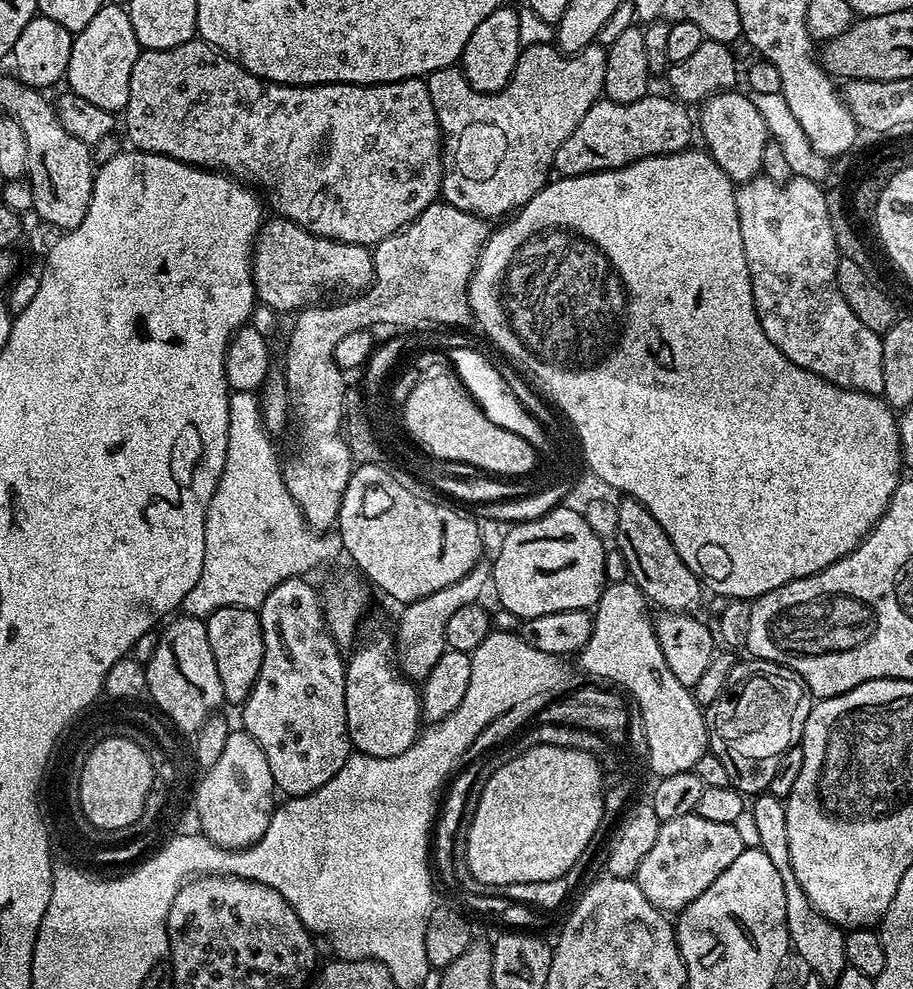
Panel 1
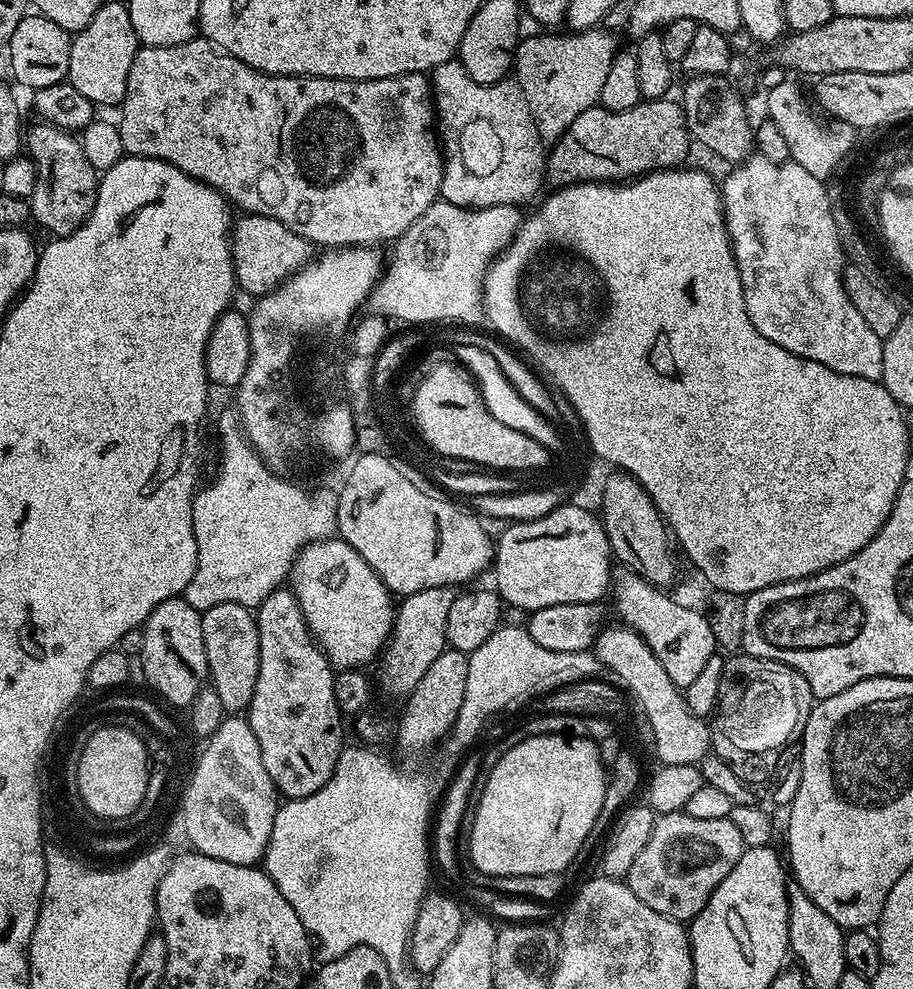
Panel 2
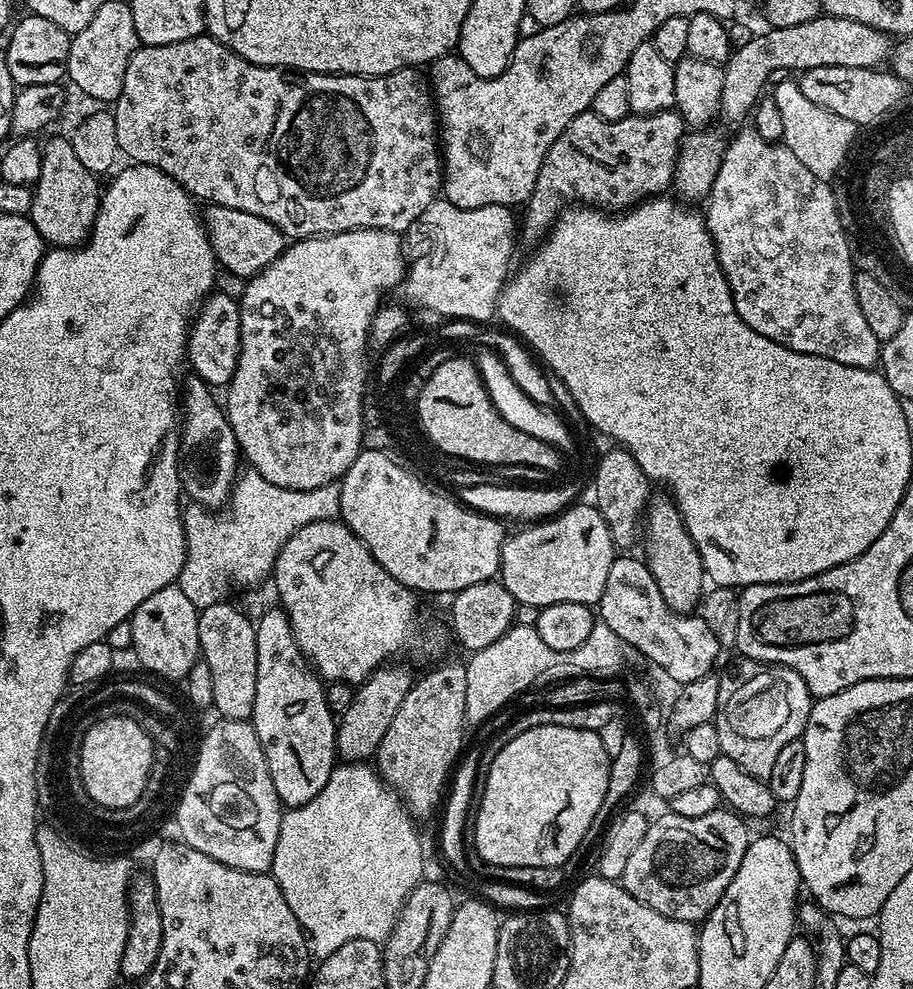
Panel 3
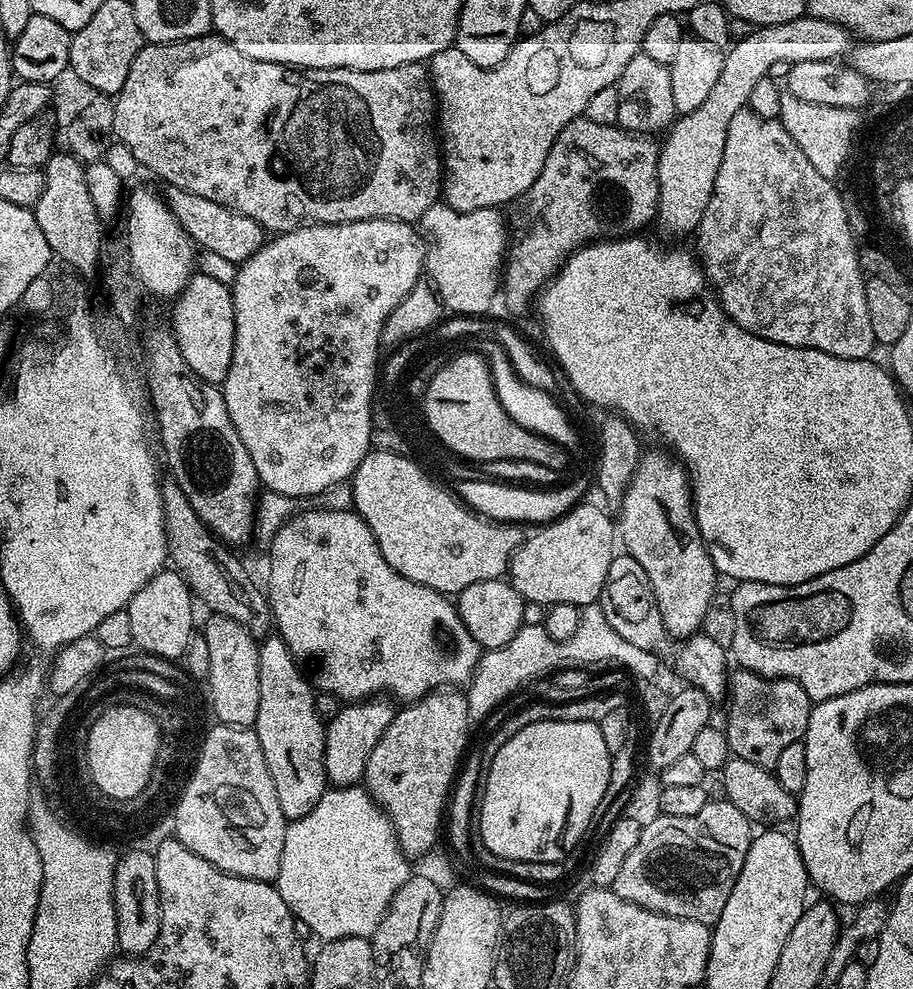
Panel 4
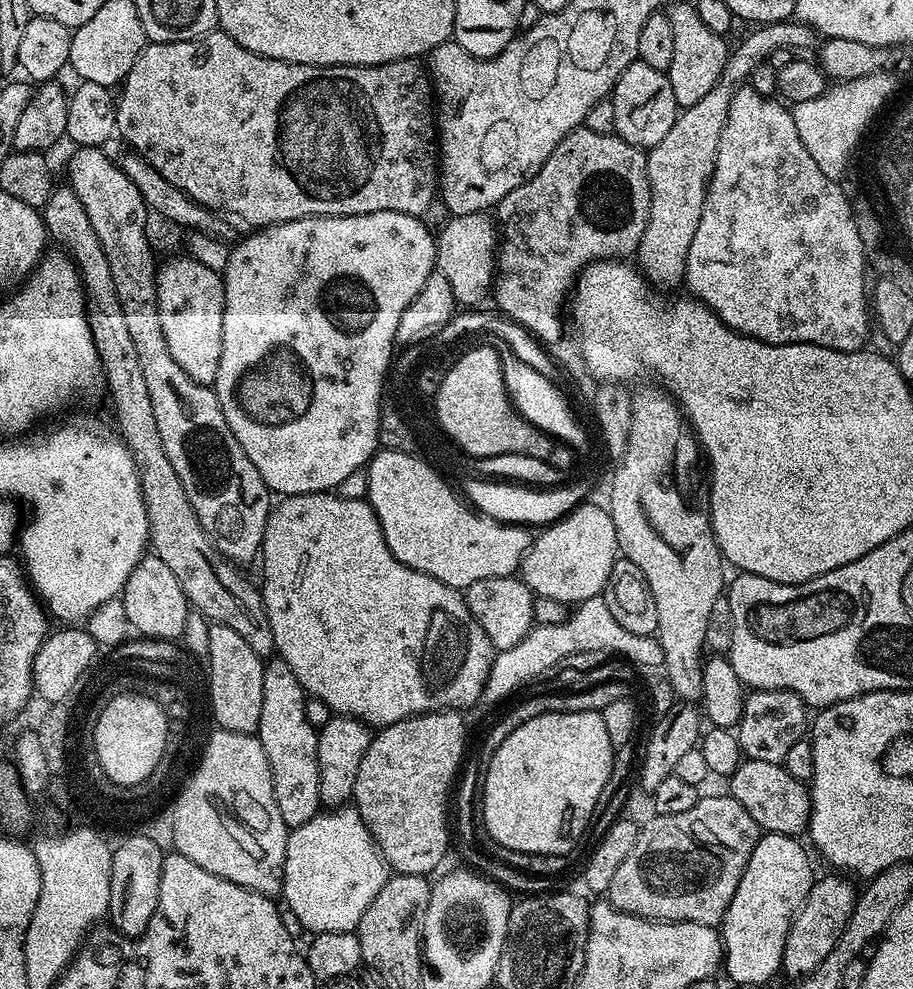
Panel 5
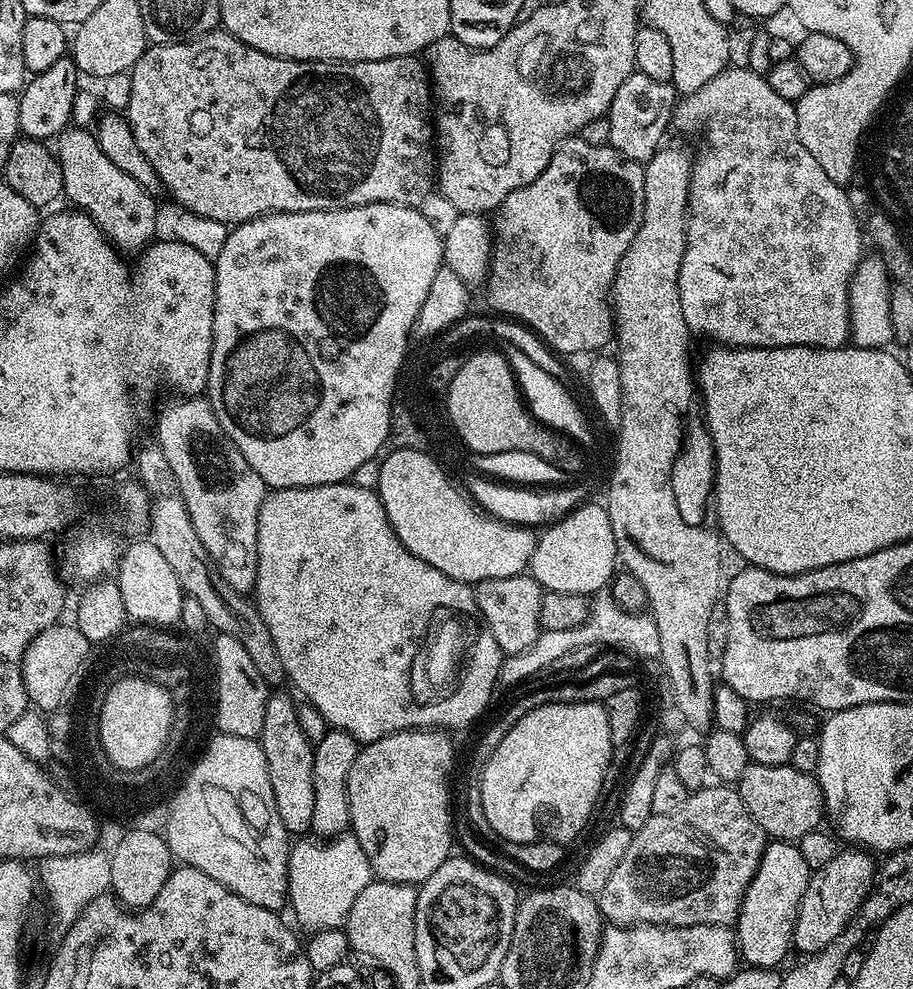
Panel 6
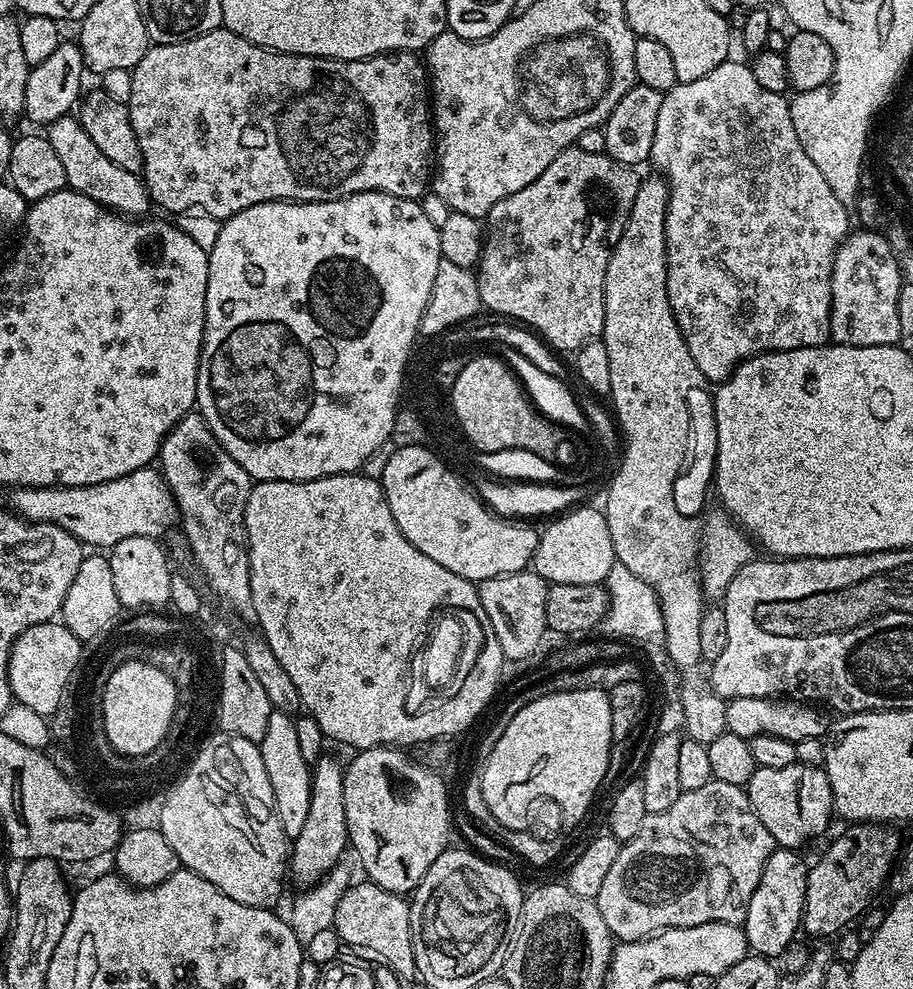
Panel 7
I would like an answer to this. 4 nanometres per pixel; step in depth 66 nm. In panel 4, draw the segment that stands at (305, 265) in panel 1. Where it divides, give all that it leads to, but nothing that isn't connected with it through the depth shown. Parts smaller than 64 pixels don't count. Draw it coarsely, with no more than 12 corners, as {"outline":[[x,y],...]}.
{"outline":[[173,184],[164,202],[197,249],[239,266],[266,230]]}

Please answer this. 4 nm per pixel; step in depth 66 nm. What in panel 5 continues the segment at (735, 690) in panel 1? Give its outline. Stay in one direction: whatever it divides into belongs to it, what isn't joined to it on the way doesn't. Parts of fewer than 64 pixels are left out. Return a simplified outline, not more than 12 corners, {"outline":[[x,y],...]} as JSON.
{"outline":[[786,690],[744,696],[734,731],[749,760],[783,764],[810,712]]}

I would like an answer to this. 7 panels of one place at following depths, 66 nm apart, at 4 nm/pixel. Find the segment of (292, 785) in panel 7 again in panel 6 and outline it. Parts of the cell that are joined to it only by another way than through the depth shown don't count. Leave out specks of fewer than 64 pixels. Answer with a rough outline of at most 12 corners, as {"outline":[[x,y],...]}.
{"outline":[[273,691],[258,743],[290,834],[314,818],[314,745]]}

